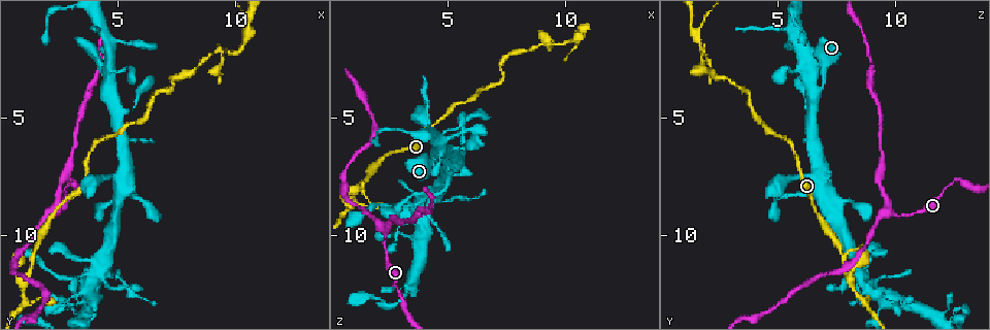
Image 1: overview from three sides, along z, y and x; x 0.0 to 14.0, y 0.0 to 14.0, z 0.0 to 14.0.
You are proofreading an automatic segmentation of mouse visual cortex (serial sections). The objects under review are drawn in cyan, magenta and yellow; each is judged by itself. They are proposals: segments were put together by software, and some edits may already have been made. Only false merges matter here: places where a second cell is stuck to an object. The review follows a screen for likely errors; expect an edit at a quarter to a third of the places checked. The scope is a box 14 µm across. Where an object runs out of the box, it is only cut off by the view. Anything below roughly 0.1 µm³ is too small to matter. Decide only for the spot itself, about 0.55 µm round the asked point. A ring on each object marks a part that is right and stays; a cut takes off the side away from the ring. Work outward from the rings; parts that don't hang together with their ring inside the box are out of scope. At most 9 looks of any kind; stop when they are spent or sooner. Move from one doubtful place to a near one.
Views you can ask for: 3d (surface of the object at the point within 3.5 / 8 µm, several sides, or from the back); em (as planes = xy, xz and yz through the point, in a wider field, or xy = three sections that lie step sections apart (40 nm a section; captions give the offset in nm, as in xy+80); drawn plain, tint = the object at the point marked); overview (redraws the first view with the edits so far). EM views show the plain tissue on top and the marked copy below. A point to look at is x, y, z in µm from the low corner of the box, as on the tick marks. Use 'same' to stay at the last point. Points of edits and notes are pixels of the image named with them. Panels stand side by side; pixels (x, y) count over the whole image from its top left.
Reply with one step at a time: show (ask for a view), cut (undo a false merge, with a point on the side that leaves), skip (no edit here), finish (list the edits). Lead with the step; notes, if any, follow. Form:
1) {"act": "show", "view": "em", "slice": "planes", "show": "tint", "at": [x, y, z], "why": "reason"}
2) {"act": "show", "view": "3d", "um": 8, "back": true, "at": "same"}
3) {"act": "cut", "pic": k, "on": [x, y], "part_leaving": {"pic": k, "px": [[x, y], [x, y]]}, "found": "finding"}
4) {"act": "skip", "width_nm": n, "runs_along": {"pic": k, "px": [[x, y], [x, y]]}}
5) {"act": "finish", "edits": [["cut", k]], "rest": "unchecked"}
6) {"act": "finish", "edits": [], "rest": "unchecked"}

{"act": "show", "view": "3d", "um": 3.5, "at": [4.6, 3.9, 6.6], "why": "narrows sharply"}

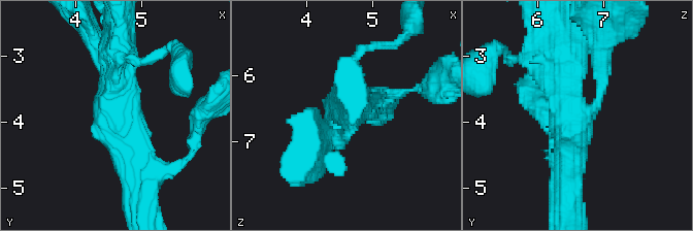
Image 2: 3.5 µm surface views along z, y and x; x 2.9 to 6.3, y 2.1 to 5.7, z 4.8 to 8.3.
{"act": "show", "view": "em", "slice": "xy", "step": 5, "show": "tint", "at": [4.60, 3.95, 6.60], "arms": 3, "arm_widths_nm": [250, 400, 500]}

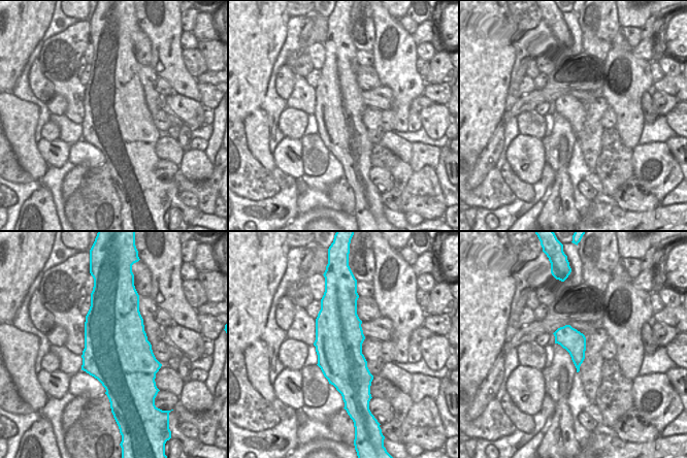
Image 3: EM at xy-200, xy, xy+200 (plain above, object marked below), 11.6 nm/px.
{"act": "skip", "runs_along": {"pic": 2, "px": [[104, 62], [110, 116], [136, 183]]}, "found": "one cell here"}

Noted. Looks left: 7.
{"act": "show", "view": "em", "slice": "xy", "step": 2, "show": "tint", "at": [2.8, 7.8, 12.4], "why": "thin neck"}

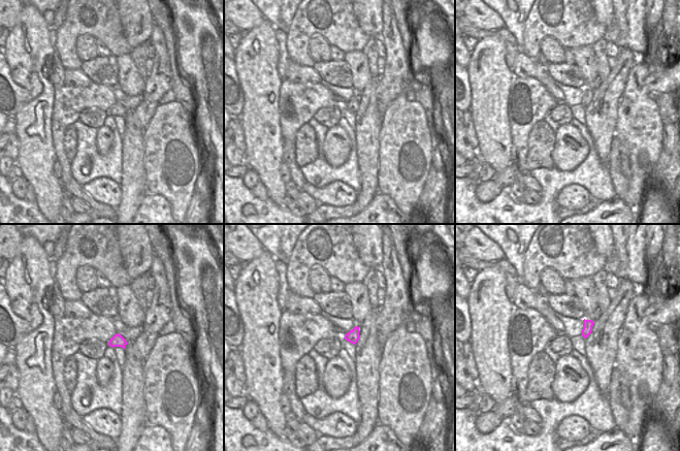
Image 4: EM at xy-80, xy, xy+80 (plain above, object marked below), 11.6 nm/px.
{"act": "show", "view": "3d", "um": 3.5, "at": "same", "why": "wider look"}

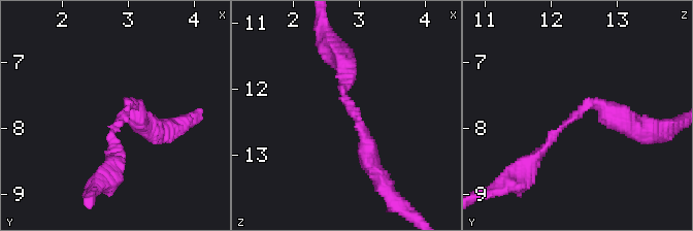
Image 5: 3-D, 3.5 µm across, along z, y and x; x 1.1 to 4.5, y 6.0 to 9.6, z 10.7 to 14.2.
{"act": "skip", "arm_widths_nm": [200, 250], "found": "continuous, no second cell"}

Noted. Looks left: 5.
{"act": "show", "view": "3d", "um": 8, "at": [2.3, 9.0, 9.8]}

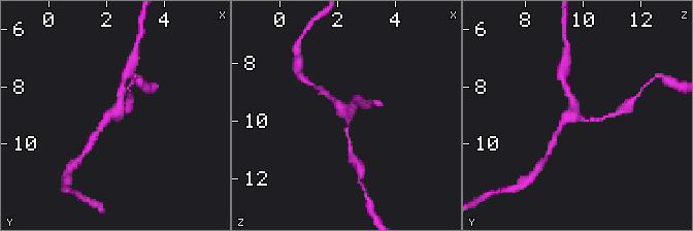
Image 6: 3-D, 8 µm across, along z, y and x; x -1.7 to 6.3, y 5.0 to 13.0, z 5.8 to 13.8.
{"act": "show", "view": "3d", "um": 3.5, "at": [2.4, 8.9, 9.8]}

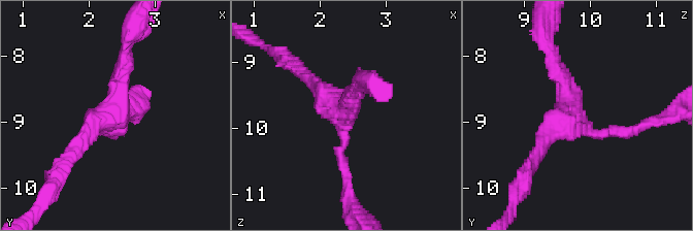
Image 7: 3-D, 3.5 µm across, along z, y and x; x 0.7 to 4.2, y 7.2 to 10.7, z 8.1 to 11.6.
{"act": "show", "view": "em", "slice": "xy", "step": 2, "show": "tint", "at": [2.30, 8.95, 9.70], "arms": 3, "arm_widths_nm": [150, 200, 250]}

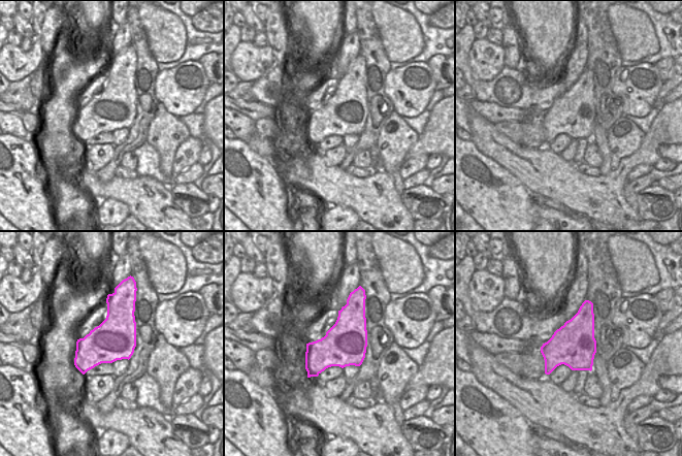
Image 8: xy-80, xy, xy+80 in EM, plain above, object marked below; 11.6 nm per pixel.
{"act": "skip", "found": "all the same cell"}

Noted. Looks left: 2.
{"act": "show", "view": "3d", "um": 3.5, "back": true, "at": [7.2, 3.8, 3.5], "why": "sharp bend"}

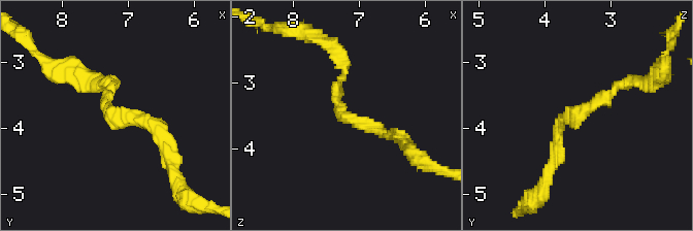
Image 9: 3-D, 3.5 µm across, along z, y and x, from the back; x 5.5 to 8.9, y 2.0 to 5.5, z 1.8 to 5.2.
{"act": "skip", "runs_along": {"pic": 9, "px": [[556, 138], [564, 120], [574, 123], [630, 81]]}, "found": "all the same cell"}

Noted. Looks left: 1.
{"act": "finish", "edits": [], "rest": "unchecked"}

